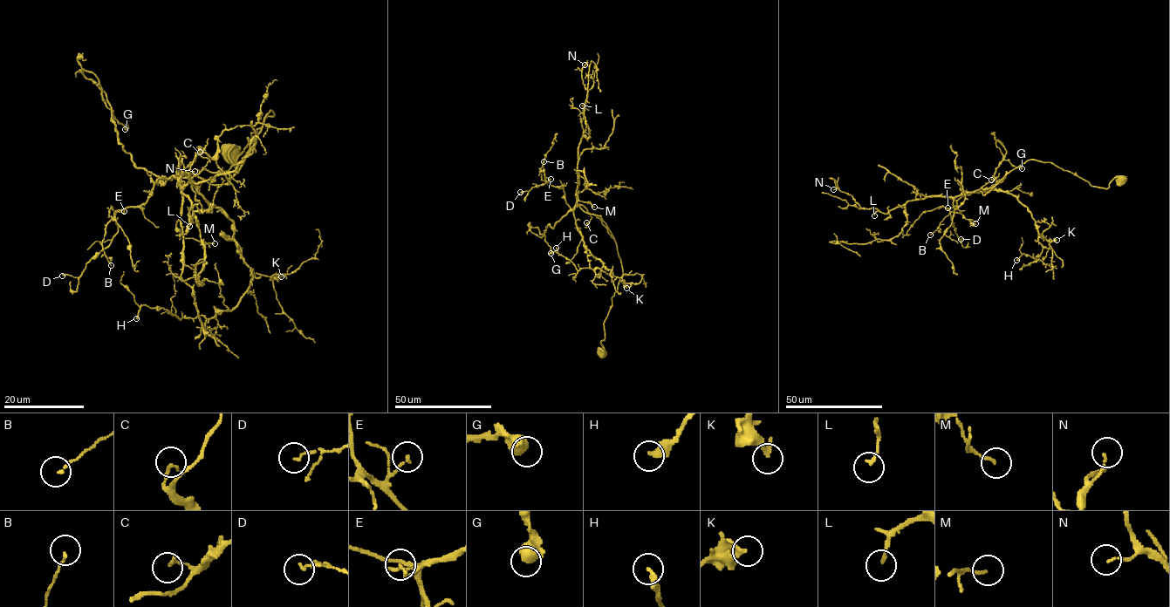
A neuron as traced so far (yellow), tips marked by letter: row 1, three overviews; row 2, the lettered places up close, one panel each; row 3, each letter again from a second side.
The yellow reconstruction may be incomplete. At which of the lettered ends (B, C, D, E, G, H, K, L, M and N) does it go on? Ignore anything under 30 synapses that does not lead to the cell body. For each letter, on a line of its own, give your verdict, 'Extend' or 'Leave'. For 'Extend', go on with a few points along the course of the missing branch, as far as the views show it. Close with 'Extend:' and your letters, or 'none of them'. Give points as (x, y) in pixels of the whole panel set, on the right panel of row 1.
B: Leave
C: Leave
D: Leave
E: Leave
G: Leave
H: Leave
K: Leave
L: Leave
M: Leave
N: Leave
Extend: none of them

